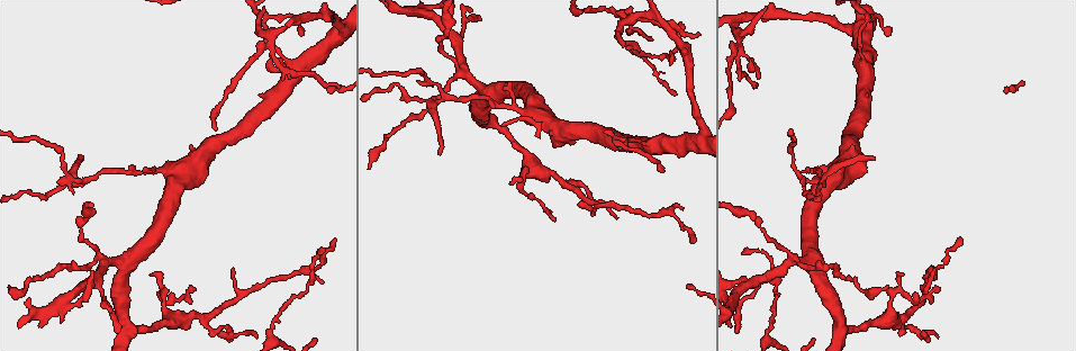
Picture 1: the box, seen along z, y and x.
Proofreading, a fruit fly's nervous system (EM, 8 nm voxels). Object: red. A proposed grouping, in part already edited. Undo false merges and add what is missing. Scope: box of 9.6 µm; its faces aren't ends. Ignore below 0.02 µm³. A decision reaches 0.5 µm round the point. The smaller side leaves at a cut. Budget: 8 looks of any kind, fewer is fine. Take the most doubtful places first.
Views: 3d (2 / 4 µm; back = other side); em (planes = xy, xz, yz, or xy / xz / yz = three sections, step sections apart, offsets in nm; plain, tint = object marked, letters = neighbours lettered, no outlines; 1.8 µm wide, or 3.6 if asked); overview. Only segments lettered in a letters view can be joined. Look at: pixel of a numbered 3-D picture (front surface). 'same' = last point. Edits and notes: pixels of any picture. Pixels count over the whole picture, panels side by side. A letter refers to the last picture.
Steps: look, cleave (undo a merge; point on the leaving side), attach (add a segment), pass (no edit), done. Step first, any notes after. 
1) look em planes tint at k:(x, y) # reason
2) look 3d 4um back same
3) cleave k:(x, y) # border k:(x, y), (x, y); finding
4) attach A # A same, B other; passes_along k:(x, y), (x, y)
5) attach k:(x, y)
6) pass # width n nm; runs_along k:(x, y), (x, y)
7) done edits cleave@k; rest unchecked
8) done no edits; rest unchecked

look 3d 4um at 1:(628, 18)

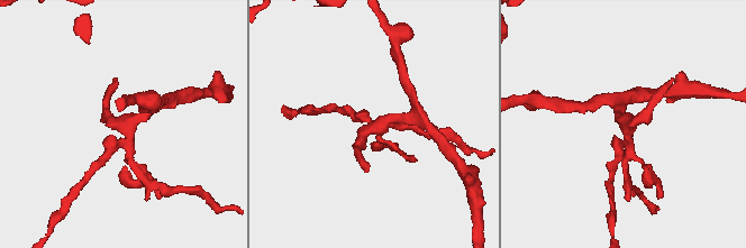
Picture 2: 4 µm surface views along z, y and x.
look em xy step 8 letters at 2:(125, 130) # shape alone is not enough

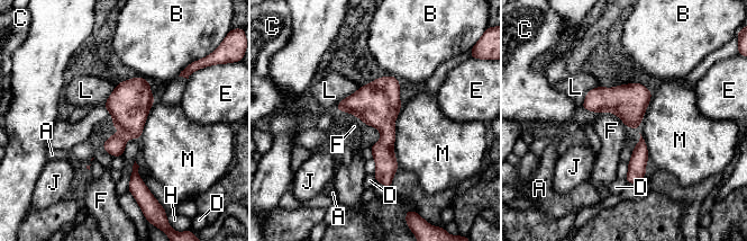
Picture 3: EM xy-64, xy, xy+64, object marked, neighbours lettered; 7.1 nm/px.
look em planes letters same # cut it another way

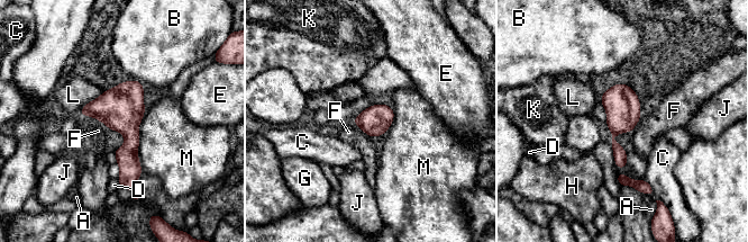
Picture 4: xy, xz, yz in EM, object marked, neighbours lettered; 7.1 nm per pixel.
pass # A other, B other, C other, D other, E other, F other, G other, H other, J other, K other, L other, M other; border 4:(353, 120), (371, 137); one cell here

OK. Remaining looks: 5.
look 3d 4um back at 1:(772, 328) # two arms in line, one across

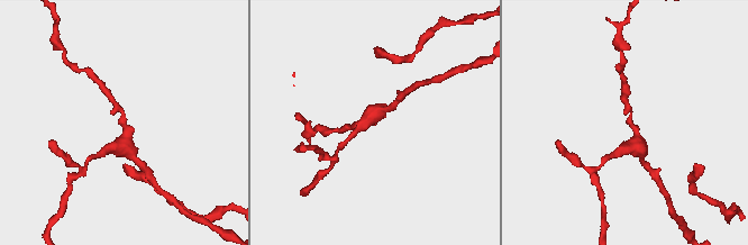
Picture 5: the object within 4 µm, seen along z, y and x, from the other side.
look em planes letters at 5:(631, 124) # arms 3; need the tissue

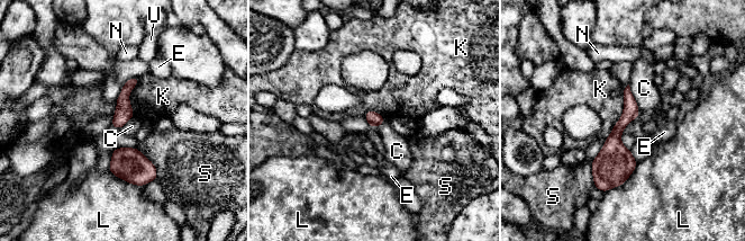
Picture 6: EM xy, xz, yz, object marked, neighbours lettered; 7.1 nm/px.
pass # width 100 nm; C other, E other, K other, L other, N other, S other, U other; runs_along 6:(135, 80), (125, 91), (118, 125); continuous, no second cell

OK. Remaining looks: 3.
look em planes tint at 1:(104, 262) # calibre changes

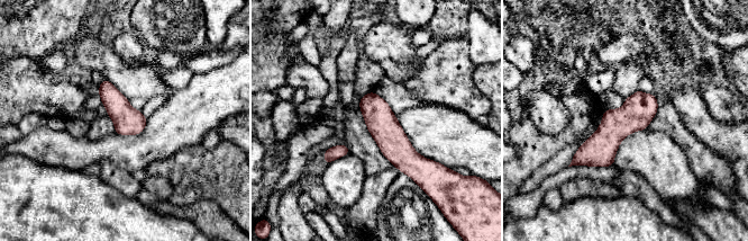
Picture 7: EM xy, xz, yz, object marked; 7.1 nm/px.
look em planes letters same # what lies round it

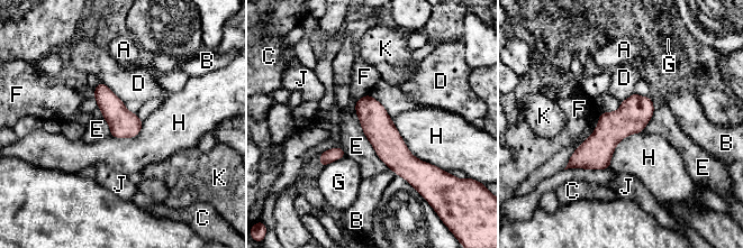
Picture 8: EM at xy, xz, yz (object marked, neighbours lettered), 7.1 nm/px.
pass # longest_contact E 550 nm; A other, B other, C other, D other, E other, F other, G other, H other, J other, K other; runs_along 8:(648, 100), (587, 156), (571, 164); continuous, no second cell

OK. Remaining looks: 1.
done no edits; rest unchecked

